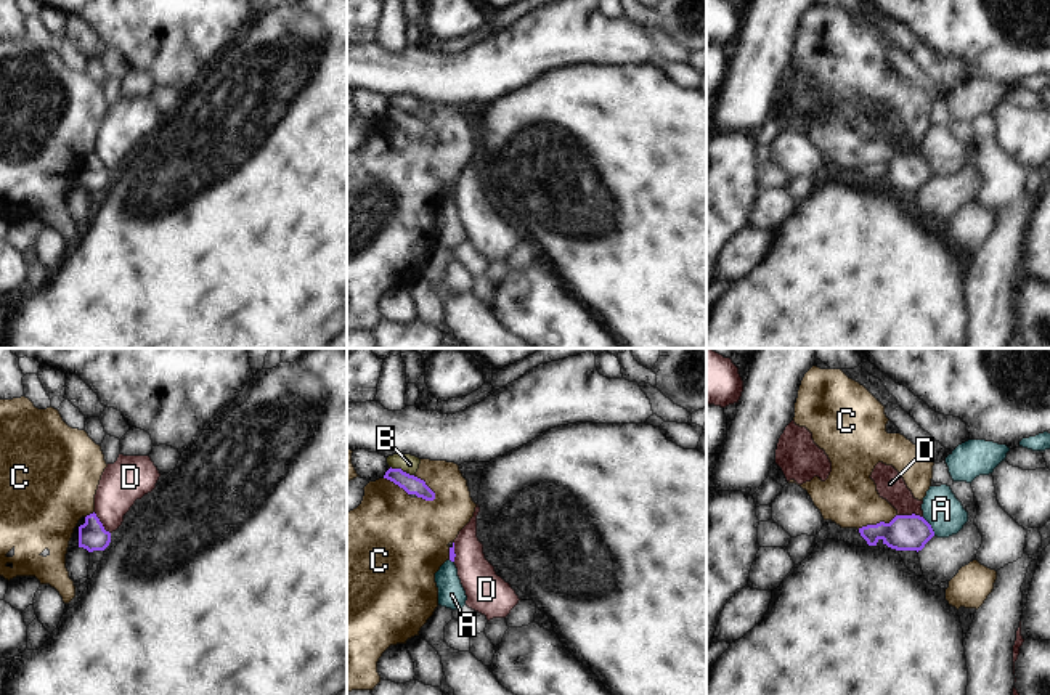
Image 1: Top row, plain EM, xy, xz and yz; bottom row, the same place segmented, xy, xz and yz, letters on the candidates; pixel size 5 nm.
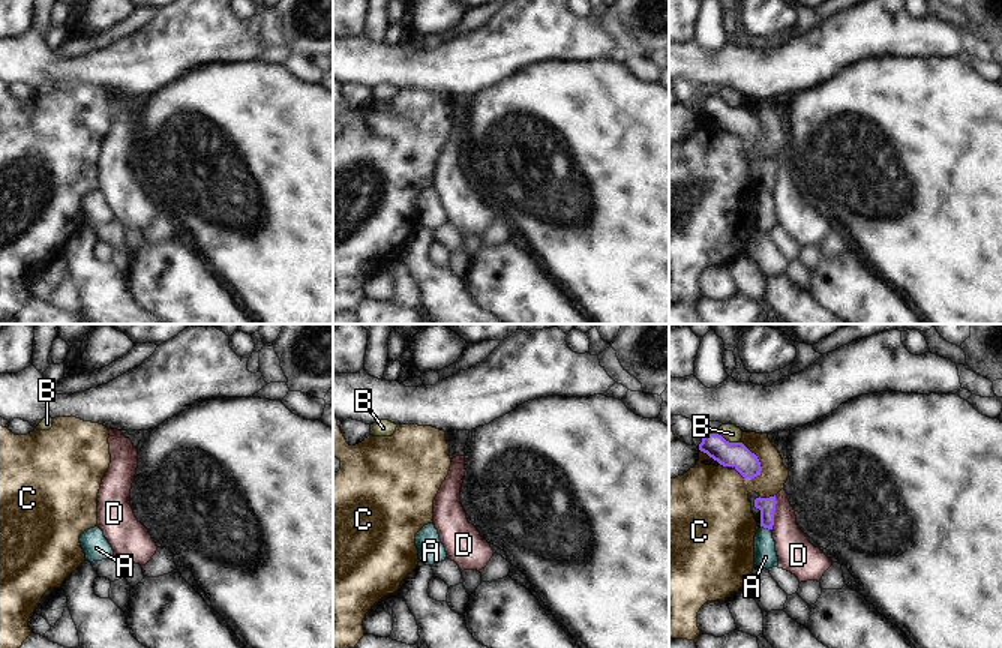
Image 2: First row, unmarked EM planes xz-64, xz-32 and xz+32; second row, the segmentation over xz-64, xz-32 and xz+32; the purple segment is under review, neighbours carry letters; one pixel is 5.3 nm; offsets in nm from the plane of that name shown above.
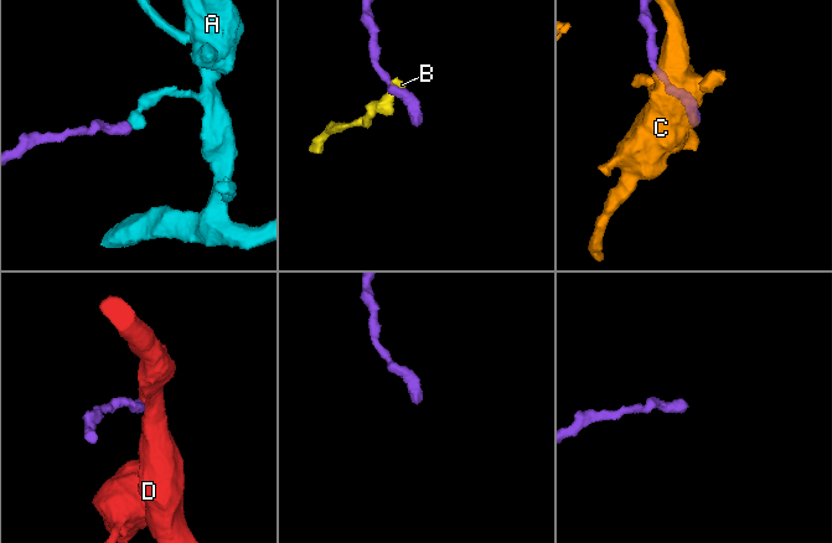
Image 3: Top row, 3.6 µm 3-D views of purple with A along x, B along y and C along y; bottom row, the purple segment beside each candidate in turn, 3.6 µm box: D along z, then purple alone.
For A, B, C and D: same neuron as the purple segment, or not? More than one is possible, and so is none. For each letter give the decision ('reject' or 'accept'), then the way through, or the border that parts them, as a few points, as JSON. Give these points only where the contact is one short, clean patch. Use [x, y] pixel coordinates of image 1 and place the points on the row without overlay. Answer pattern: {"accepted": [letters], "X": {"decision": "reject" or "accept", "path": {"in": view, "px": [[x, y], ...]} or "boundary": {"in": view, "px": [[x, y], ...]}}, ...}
{"accepted": [], "A": {"decision": "reject", "boundary": {"in": "yz", "px": [[922, 158], [935, 175]]}}, "B": {"decision": "reject", "boundary": {"in": "xz", "px": [[390, 106], [413, 116]]}}, "C": {"decision": "reject"}, "D": {"decision": "reject", "boundary": {"in": "yz", "px": [[898, 154], [919, 154], [922, 158]]}}}

